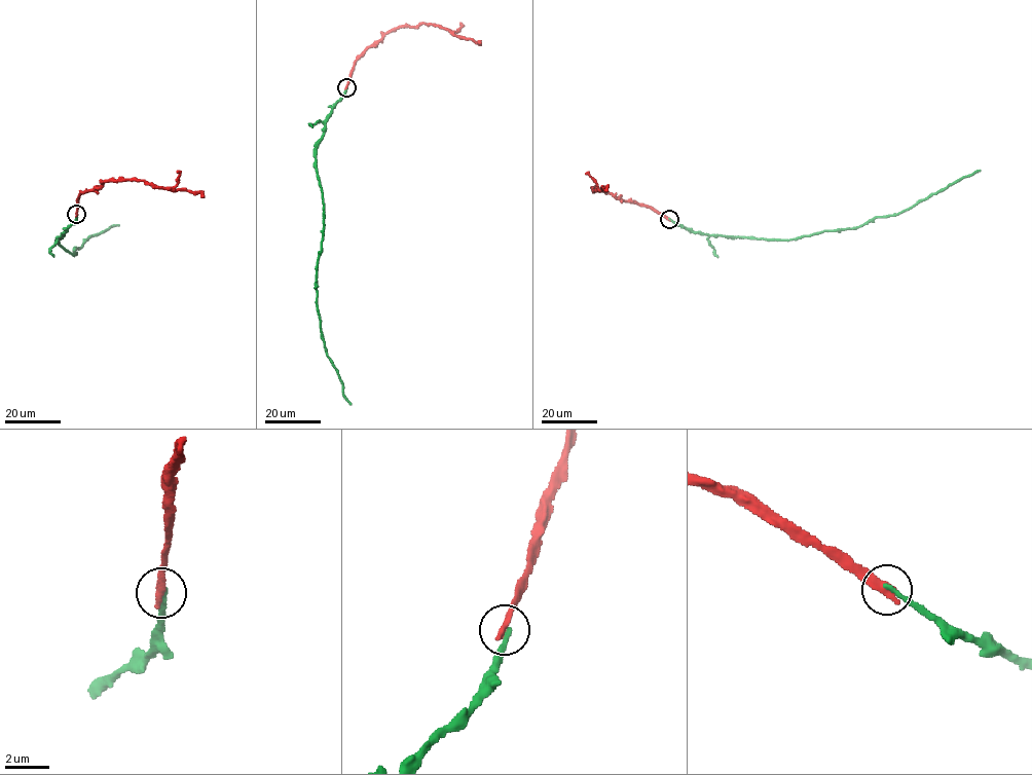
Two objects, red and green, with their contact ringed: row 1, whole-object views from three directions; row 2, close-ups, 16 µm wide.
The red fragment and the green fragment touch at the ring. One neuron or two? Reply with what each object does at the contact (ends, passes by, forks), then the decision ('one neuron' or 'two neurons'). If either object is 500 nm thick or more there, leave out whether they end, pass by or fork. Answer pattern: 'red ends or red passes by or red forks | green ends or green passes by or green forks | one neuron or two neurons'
red ends | green ends | two neurons

